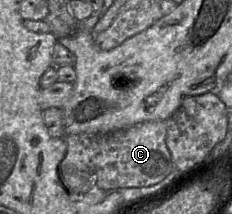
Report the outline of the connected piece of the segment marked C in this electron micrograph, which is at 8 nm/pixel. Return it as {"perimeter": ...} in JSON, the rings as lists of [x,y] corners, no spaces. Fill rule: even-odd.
{"perimeter":[[[145,121],[107,133],[65,135],[67,151],[59,164],[64,187],[70,193],[85,194],[98,187],[105,191],[139,188],[161,182],[174,169],[166,145],[165,121]]]}

